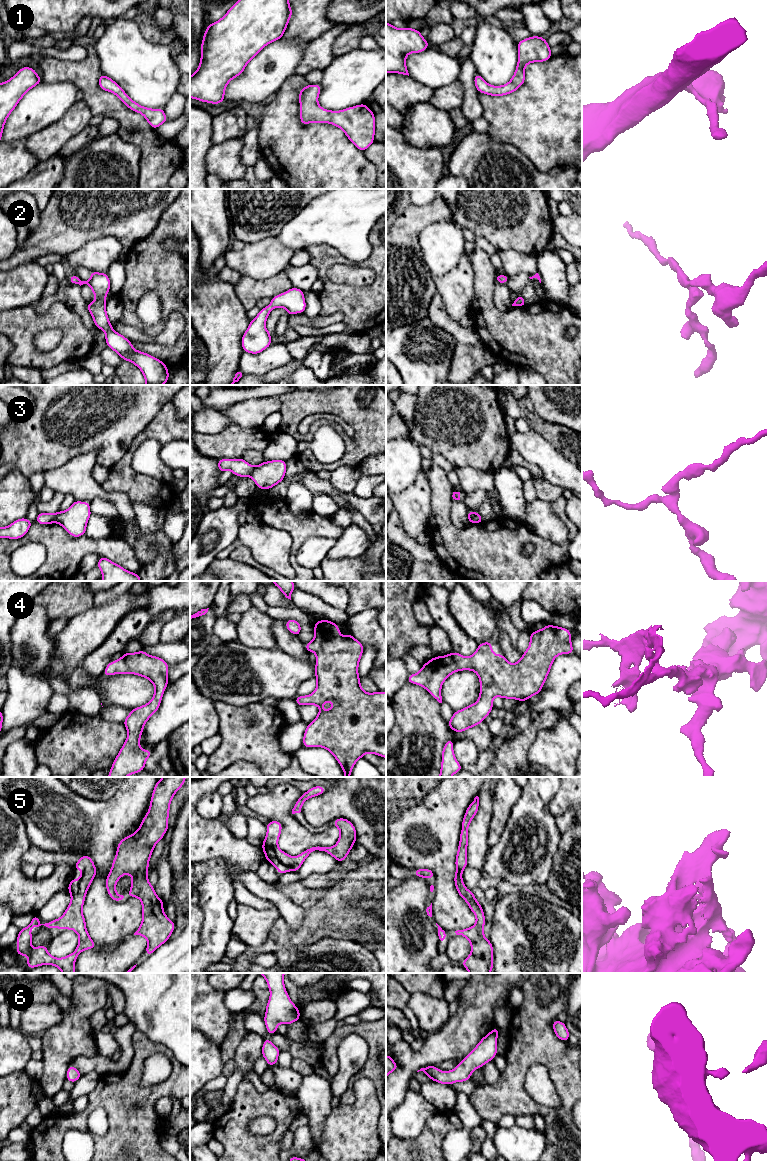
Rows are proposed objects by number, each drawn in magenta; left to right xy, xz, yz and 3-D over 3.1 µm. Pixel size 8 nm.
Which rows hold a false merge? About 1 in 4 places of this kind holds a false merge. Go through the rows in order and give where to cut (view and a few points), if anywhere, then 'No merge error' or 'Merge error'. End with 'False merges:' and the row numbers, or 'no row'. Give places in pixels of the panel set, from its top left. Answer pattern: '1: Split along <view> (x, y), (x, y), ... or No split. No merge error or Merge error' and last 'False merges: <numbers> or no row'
1: No split. No merge error
2: No split. No merge error
3: Split along xy (58, 513), (55, 521). Merge error
4: No split. No merge error
5: No split. No merge error
6: No split. No merge error
False merges: 3

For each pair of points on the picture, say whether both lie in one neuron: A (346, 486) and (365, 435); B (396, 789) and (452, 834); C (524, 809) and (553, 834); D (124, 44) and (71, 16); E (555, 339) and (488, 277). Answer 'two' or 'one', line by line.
A: two
B: two
C: one
D: two
E: one

